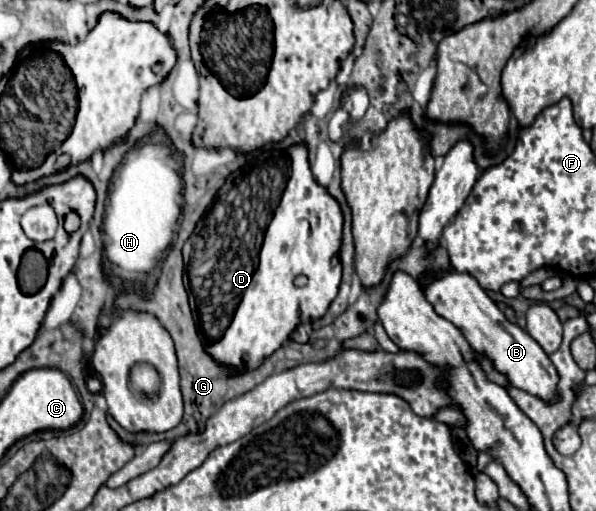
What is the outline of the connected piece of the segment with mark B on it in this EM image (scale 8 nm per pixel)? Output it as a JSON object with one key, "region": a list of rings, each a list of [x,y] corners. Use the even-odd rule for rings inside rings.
{"region":[[[451,271],[441,279],[435,279],[425,289],[425,297],[441,317],[461,329],[463,337],[479,355],[487,357],[495,365],[495,369],[507,377],[511,387],[523,389],[539,397],[541,401],[555,401],[555,397],[559,397],[559,375],[555,373],[555,367],[551,365],[547,353],[525,329],[511,323],[503,315],[503,311],[491,301],[491,297],[479,287],[479,283],[471,275]]]}

